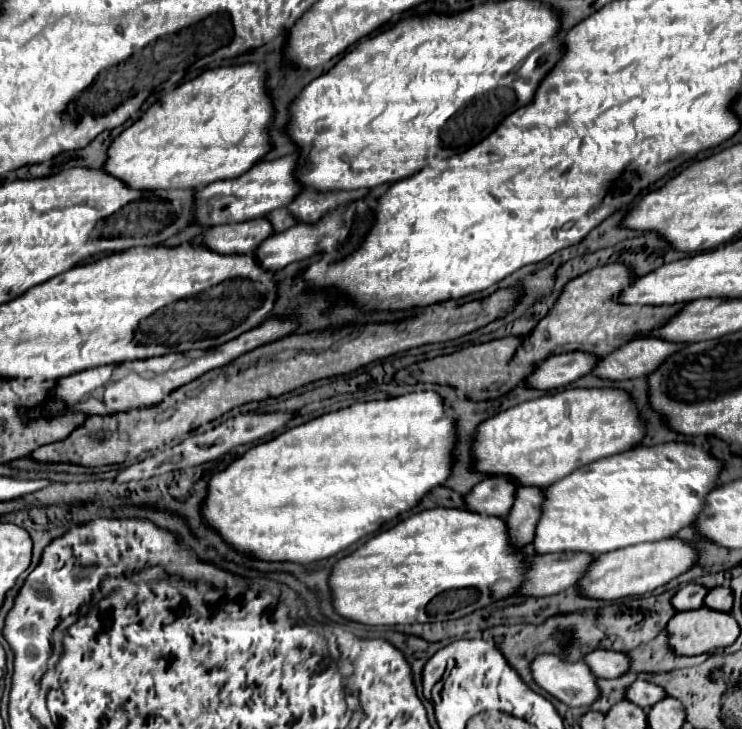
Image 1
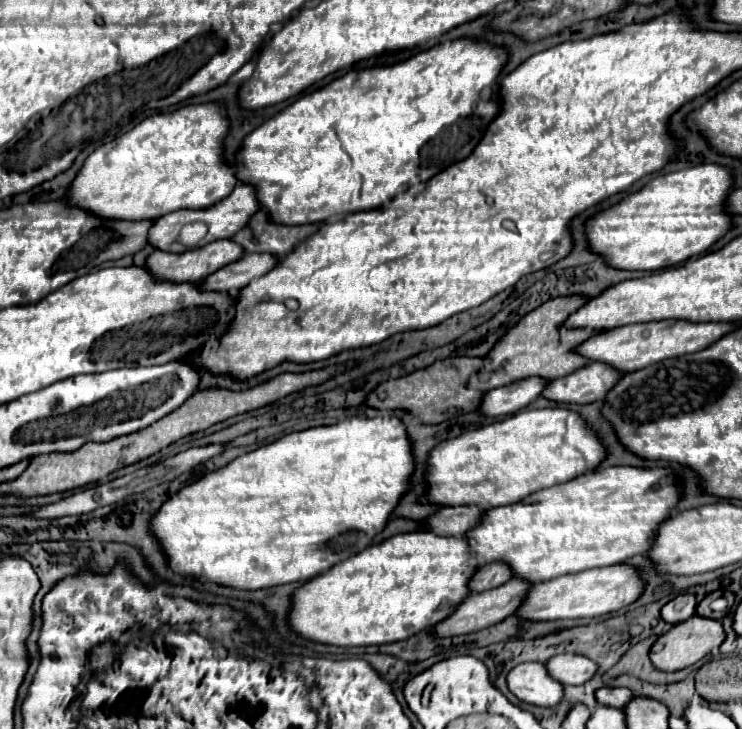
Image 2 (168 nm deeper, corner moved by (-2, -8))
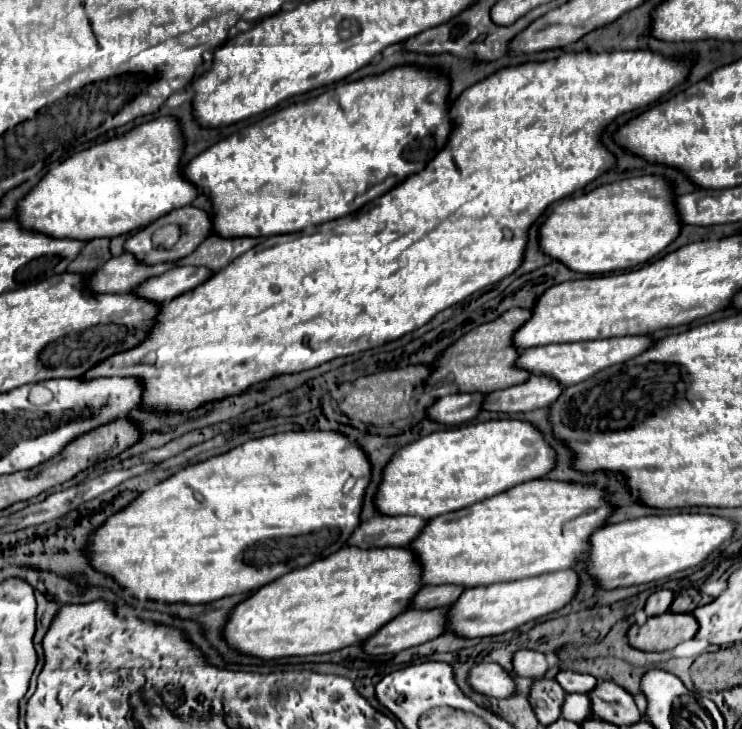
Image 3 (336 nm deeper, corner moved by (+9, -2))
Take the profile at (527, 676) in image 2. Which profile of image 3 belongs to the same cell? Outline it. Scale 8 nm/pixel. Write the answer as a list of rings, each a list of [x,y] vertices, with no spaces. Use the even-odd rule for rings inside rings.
[[[478,664],[470,670],[470,686],[486,696],[510,698],[516,694],[516,674],[504,670],[500,664]]]

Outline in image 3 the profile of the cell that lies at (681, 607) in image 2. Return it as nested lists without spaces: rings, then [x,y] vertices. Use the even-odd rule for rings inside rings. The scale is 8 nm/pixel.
[[[658,590],[658,592],[654,592],[654,594],[648,598],[648,602],[646,602],[646,606],[644,606],[644,612],[646,612],[650,618],[652,618],[652,616],[660,616],[660,614],[664,614],[664,612],[670,610],[672,602],[674,602],[674,592],[672,592],[672,590]]]

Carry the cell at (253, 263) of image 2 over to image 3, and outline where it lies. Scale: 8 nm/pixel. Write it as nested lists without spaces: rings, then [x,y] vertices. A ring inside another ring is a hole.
[[[180,266],[162,276],[150,278],[140,284],[134,292],[144,292],[144,296],[152,296],[152,300],[174,300],[182,292],[200,286],[204,280],[212,276],[212,270],[206,266]]]

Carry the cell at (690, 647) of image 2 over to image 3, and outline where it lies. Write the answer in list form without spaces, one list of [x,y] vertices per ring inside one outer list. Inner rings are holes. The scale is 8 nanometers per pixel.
[[[666,612],[654,618],[648,618],[644,626],[632,626],[628,630],[630,646],[642,652],[664,652],[672,650],[684,640],[696,636],[696,618],[692,614],[674,614]]]

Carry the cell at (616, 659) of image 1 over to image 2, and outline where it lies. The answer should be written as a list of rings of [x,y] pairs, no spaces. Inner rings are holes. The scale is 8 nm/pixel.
[[[557,654],[551,656],[547,662],[547,674],[555,680],[563,682],[565,686],[579,686],[587,682],[591,676],[597,674],[597,664],[585,656],[577,654]]]

